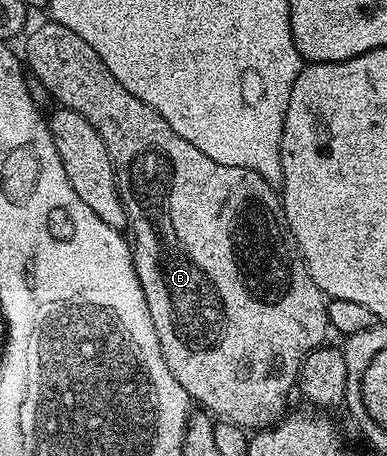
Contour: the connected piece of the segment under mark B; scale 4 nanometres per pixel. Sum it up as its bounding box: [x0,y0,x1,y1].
[23,22,331,430]

